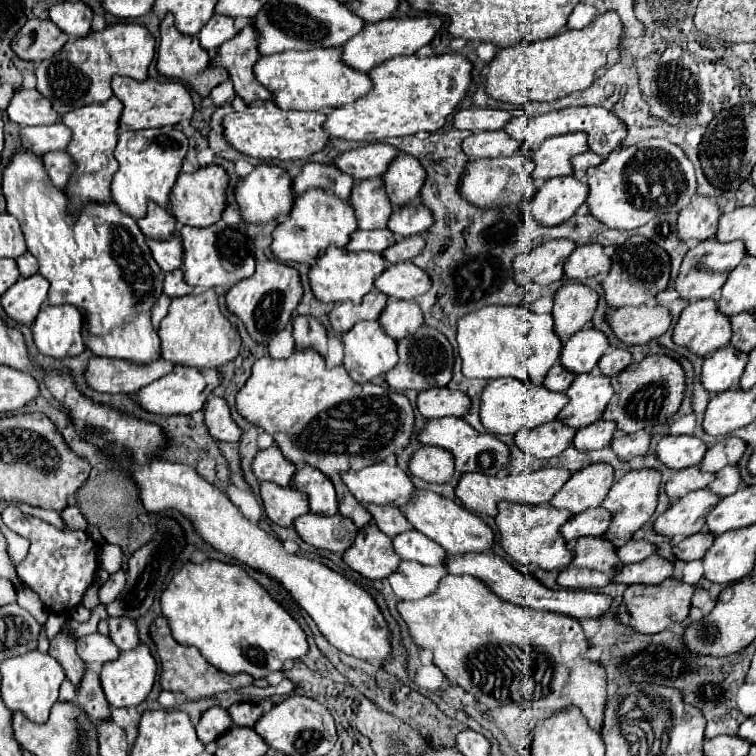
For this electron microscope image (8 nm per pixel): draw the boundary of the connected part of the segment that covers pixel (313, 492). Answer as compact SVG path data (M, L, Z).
M304 465L296 471L290 483L292 489L298 489L308 497L310 513L318 515L336 515L338 513L338 499L334 491L334 483L316 467Z

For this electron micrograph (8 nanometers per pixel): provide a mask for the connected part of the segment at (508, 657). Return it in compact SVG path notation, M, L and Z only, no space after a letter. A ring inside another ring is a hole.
M444 575L432 595L418 601L400 601L398 613L408 625L414 645L418 649L430 649L432 663L444 673L444 677L472 693L486 709L504 707L510 699L522 709L534 707L552 713L564 711L566 707L578 707L588 725L600 733L608 701L606 673L598 663L582 657L590 643L576 619L552 611L536 611L506 603L472 575Z

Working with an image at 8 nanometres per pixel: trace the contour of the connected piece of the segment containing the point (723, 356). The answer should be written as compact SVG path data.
M732 345L708 355L702 365L700 383L708 393L722 393L736 389L746 367L746 355L740 355Z

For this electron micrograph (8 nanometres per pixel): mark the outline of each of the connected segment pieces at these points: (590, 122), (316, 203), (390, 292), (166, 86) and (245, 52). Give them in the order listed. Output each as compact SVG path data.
M568 107L568 109L560 109L554 113L546 113L546 115L538 115L532 117L528 121L526 115L518 115L512 117L512 121L508 121L508 127L504 127L504 131L516 139L516 141L526 141L526 145L534 151L544 139L554 137L554 135L566 135L566 133L586 133L588 135L588 147L590 151L594 151L600 157L606 157L608 153L612 153L616 147L620 147L620 143L626 137L626 125L610 111L602 109L602 107Z
M306 191L298 195L288 221L278 223L272 233L272 255L282 263L308 263L312 265L330 245L346 247L352 231L356 231L356 217L350 203L338 199L328 191Z
M412 261L408 263L394 263L384 269L382 275L376 277L376 289L388 297L396 299L414 299L430 289L432 281L428 273L416 267Z
M114 77L112 79L112 93L124 105L124 111L122 111L120 123L118 123L120 131L178 125L180 121L192 119L192 113L194 113L194 103L192 103L190 91L180 81L158 83L154 79L146 79L146 81L138 83L130 77Z
M248 25L236 37L226 41L210 61L210 65L224 67L230 73L234 91L240 99L244 99L244 103L272 99L272 93L266 87L262 87L252 73L252 67L260 57L256 49L256 39L258 35L254 27Z

